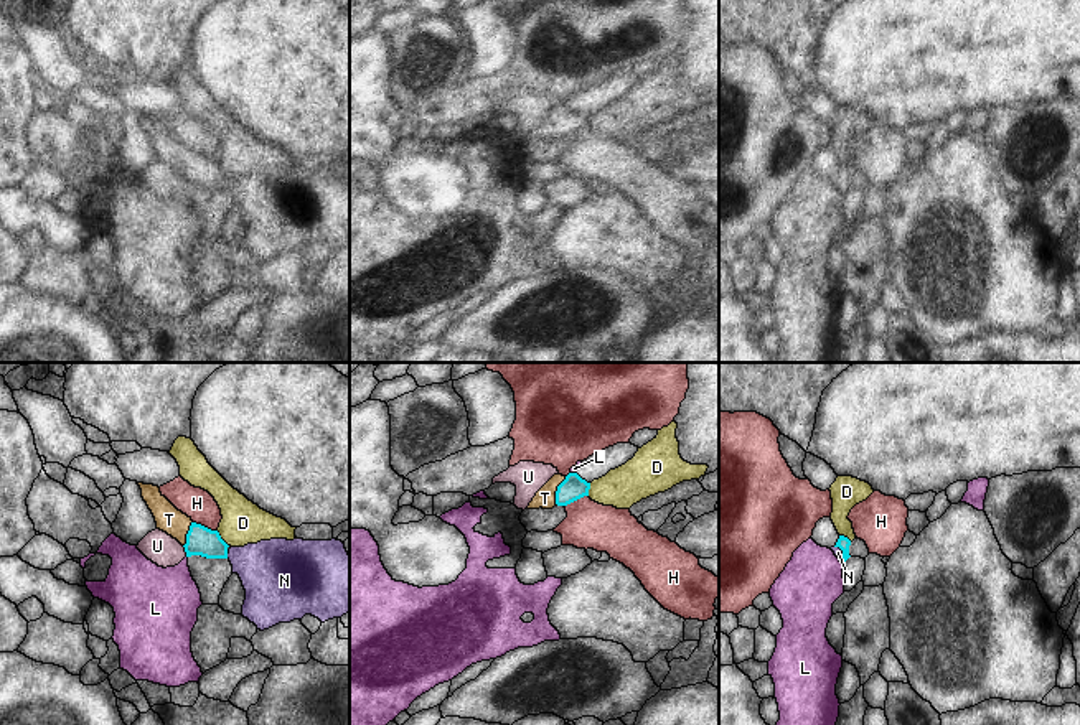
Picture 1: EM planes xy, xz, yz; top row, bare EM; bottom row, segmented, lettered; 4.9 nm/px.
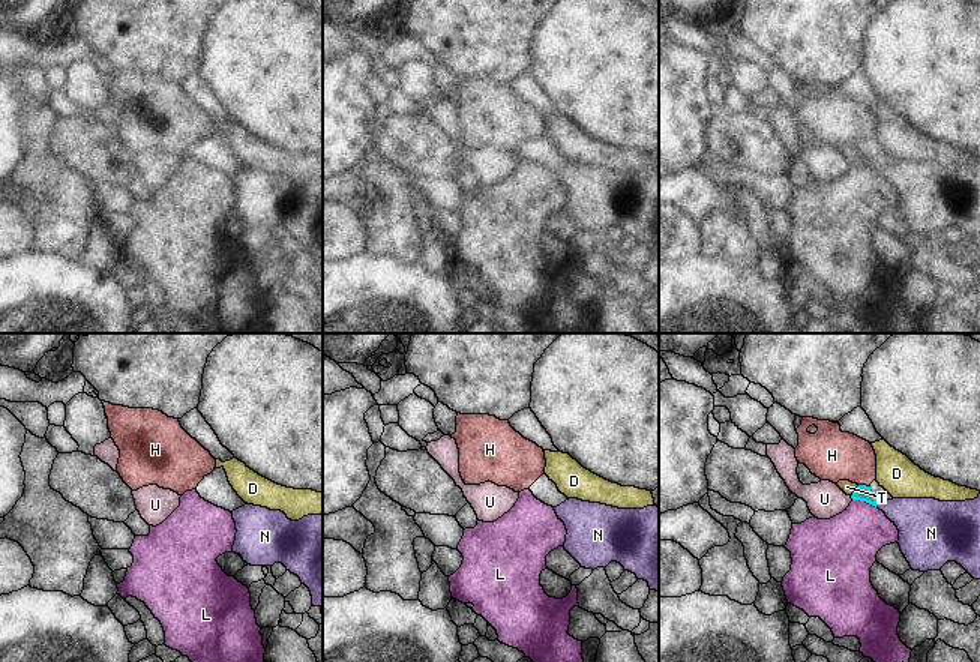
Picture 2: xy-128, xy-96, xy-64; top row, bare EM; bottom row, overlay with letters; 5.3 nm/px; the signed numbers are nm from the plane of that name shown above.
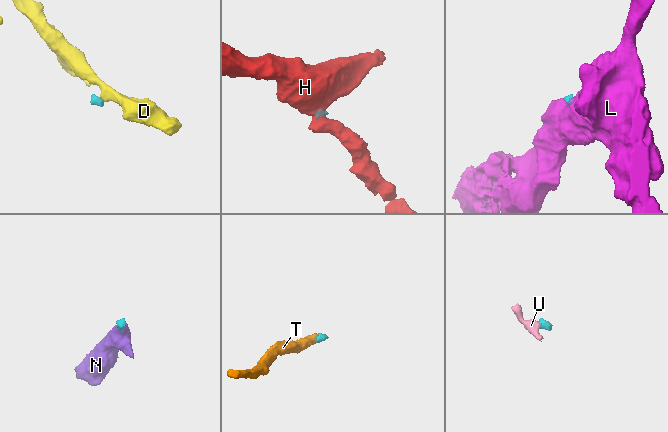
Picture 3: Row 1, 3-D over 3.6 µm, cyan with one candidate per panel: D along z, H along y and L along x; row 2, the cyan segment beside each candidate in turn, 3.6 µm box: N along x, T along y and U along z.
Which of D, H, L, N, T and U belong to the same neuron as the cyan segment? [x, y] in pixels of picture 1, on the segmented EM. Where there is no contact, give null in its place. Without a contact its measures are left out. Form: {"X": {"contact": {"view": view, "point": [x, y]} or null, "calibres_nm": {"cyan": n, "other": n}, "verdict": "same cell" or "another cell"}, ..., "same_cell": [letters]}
{"D": {"contact": {"view": "xy", "point": [221, 539]}, "calibres_nm": {"cyan": 140, "other": 220}, "verdict": "another cell"}, "H": {"contact": {"view": "xy", "point": [203, 526]}, "calibres_nm": {"cyan": 140, "other": 150}, "verdict": "another cell"}, "L": {"contact": {"view": "yz", "point": [840, 561]}, "calibres_nm": {"cyan": 70, "other": 300}, "verdict": "another cell"}, "N": {"contact": {"view": "xy", "point": [226, 556]}, "calibres_nm": {"cyan": 140, "other": 320}, "verdict": "same cell"}, "T": {"contact": {"view": "xz", "point": [556, 491]}, "calibres_nm": {"cyan": 120, "other": 100}, "verdict": "same cell"}, "U": {"contact": {"view": "xy", "point": [185, 551]}, "calibres_nm": {"cyan": 140, "other": 160}, "verdict": "another cell"}, "same_cell": ["N", "T"]}

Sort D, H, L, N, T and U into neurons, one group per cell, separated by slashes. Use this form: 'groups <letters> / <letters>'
groups D / H / L / N T / U

